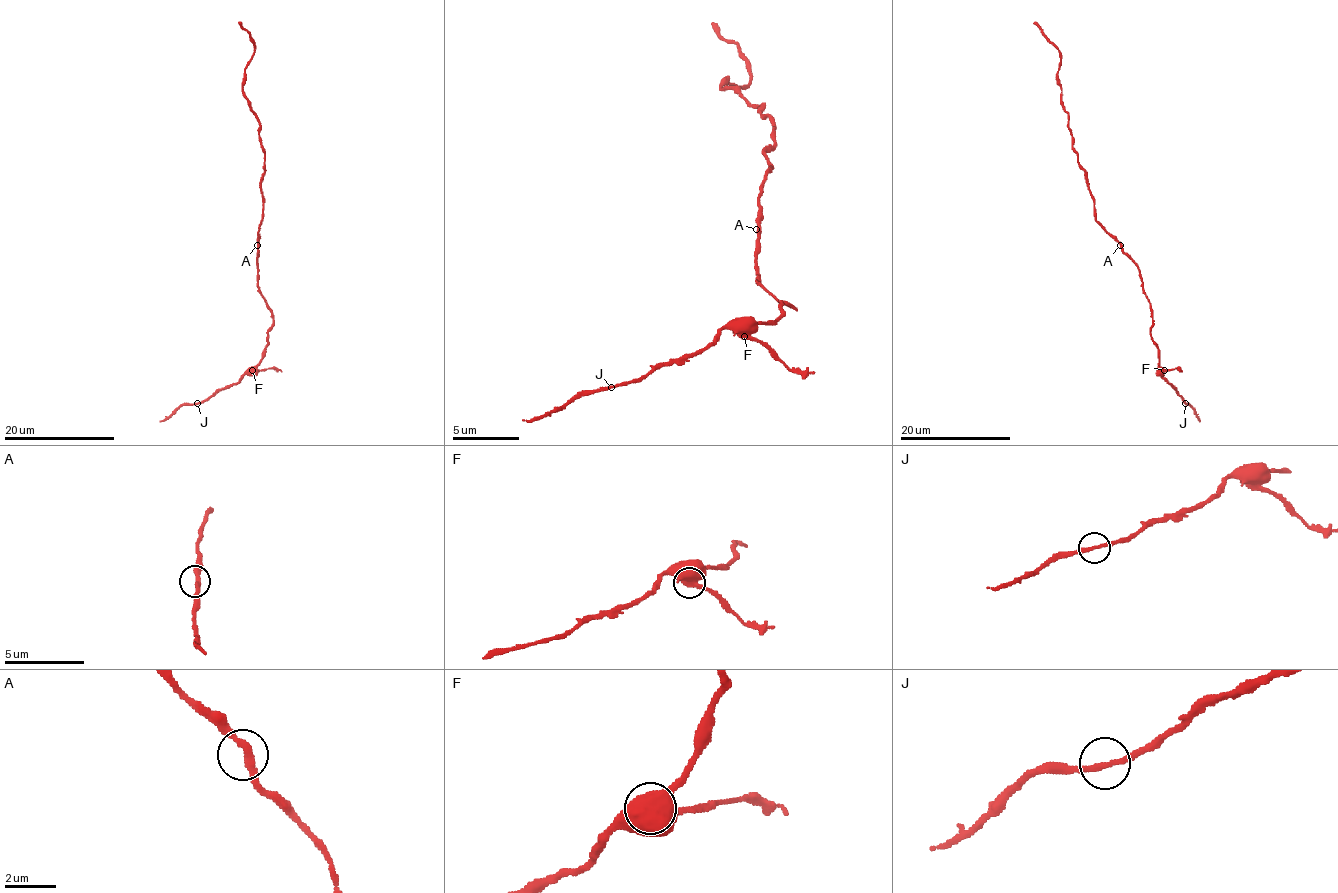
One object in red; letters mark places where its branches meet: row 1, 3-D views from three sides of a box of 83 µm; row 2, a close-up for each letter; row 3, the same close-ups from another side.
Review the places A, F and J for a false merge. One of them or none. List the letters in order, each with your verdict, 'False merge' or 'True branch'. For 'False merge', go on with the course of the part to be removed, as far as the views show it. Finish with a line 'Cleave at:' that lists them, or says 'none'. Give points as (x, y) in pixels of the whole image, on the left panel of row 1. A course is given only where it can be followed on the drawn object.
A: True branch
F: False merge. Course of the part to remove: (251, 370), (282, 372)
J: True branch
Cleave at: F

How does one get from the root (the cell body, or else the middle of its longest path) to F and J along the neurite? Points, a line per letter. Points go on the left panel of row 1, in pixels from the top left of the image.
F: (258, 245), (258, 289), (271, 312), (272, 326), (268, 332), (264, 356), (251, 370)
J: (258, 245), (258, 289), (272, 318), (264, 356), (235, 384), (217, 389), (196, 403)

